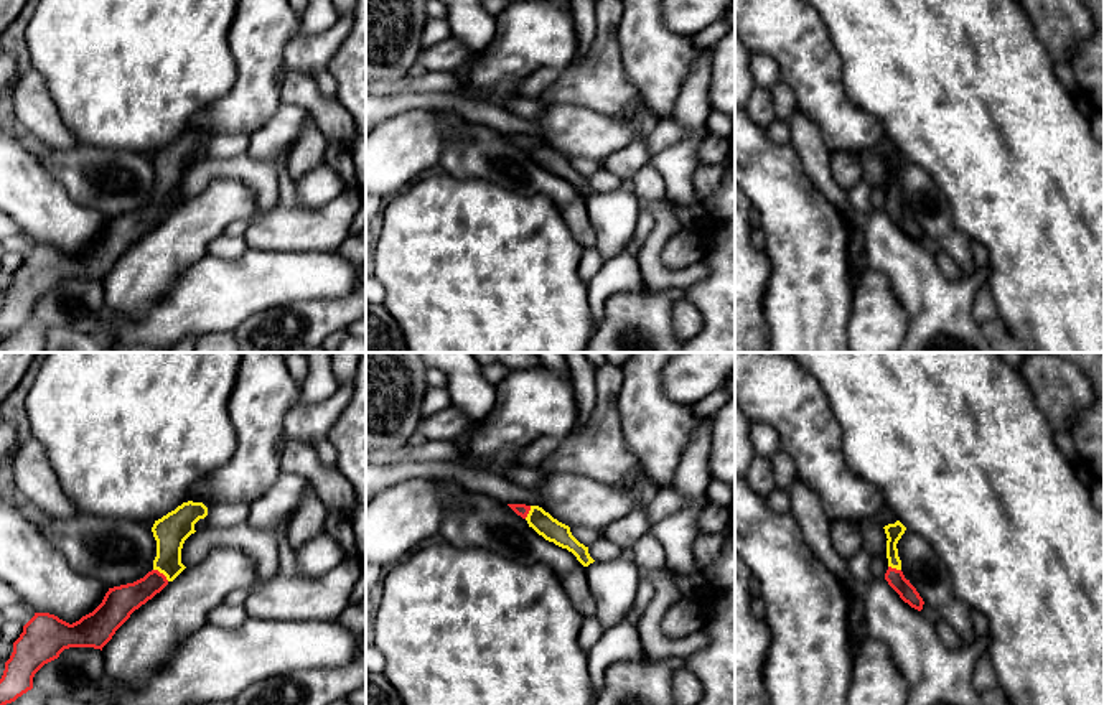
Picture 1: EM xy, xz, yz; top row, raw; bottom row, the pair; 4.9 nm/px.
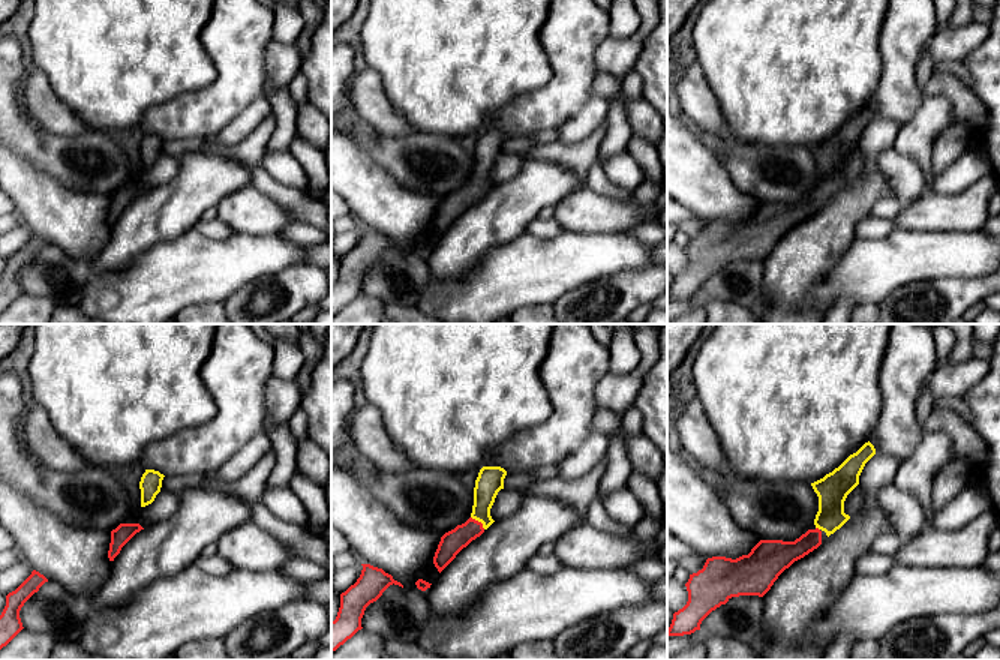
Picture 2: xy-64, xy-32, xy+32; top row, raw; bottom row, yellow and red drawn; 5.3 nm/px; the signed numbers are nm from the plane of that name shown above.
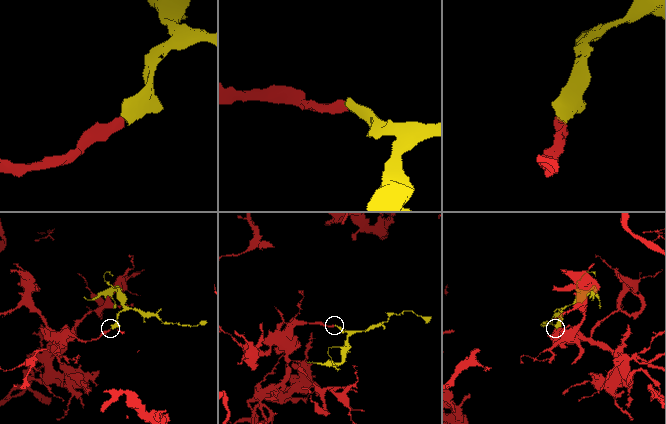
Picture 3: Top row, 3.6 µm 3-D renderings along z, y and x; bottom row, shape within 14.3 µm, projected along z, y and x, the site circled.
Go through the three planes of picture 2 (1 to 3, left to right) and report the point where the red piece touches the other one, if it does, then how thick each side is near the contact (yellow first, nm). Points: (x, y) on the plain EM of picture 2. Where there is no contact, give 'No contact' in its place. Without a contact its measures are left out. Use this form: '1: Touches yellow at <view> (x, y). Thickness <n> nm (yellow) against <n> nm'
1: No contact
2: Touches yellow at xy-32 (479, 185). Thickness 140 nm (yellow) against 120 nm
3: Touches yellow at xy+32 (817, 191). Thickness 170 nm (yellow) against 150 nm

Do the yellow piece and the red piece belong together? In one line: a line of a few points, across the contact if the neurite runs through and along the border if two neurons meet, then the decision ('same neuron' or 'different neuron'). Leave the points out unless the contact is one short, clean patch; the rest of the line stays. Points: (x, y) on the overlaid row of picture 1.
line xy (170, 532), (168, 562), (162, 572), (145, 588), (121, 602); same neuron

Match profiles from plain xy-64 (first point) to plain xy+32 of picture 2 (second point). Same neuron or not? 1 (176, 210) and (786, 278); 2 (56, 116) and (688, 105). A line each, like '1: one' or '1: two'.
1: one
2: one

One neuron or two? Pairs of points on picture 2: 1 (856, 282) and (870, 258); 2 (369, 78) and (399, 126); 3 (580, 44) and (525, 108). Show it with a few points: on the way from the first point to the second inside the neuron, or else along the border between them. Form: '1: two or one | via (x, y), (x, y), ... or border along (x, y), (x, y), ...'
1: one | via (862, 276), (870, 269), (870, 264)
2: one | via (369, 90), (369, 96), (387, 114)
3: one | via (573, 62), (573, 71), (543, 101)

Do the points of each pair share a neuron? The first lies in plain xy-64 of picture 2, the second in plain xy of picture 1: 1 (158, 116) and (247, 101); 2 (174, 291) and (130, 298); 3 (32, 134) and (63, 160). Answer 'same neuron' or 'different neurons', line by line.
1: same neuron
2: different neurons
3: same neuron

